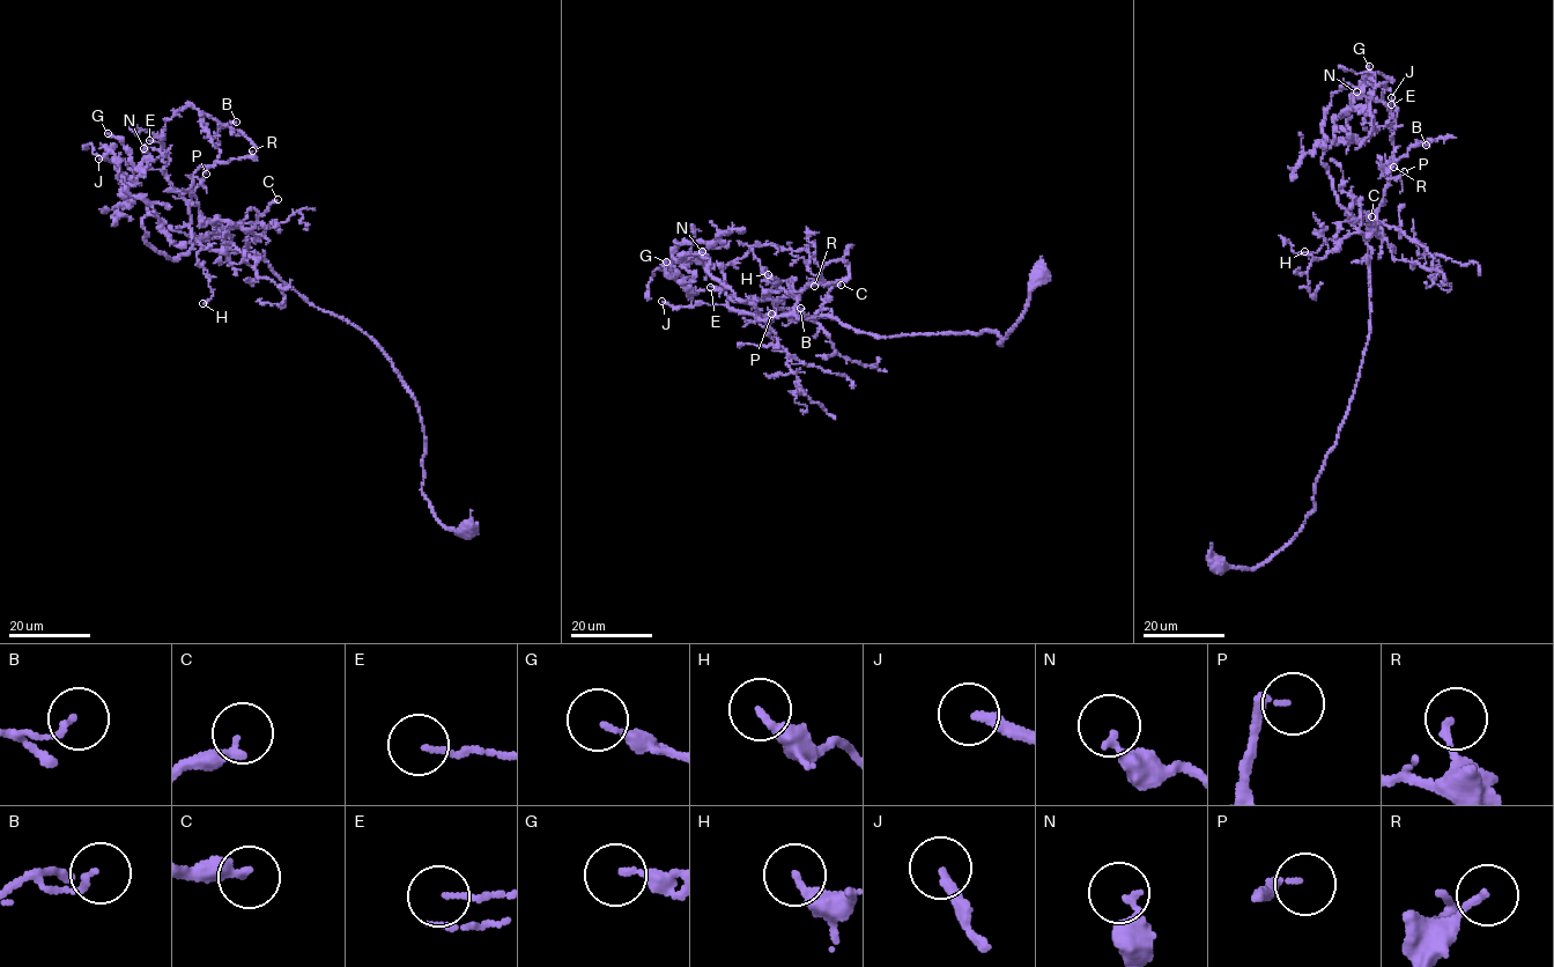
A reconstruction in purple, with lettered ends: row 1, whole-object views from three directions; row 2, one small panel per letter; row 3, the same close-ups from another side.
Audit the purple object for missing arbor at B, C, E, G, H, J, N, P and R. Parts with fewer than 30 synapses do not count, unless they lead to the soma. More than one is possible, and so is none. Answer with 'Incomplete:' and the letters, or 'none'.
Incomplete: C, P

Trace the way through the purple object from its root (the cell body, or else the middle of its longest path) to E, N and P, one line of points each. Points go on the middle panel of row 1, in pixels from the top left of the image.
E: (1038, 275), (1001, 344), (989, 329), (878, 338), (827, 316), (761, 320), (729, 305), (722, 285), (710, 287)
N: (1038, 275), (1001, 344), (878, 338), (760, 319), (683, 258), (702, 251)
P: (1038, 275), (1001, 344), (989, 329), (878, 338), (827, 316), (755, 315), (771, 314)

